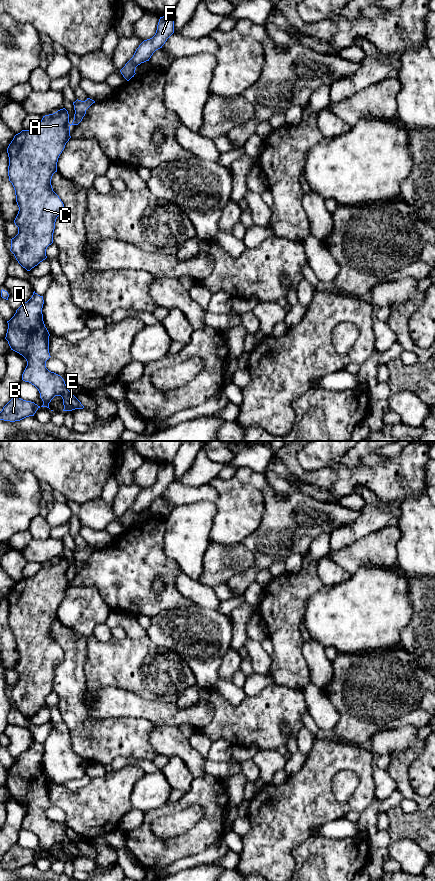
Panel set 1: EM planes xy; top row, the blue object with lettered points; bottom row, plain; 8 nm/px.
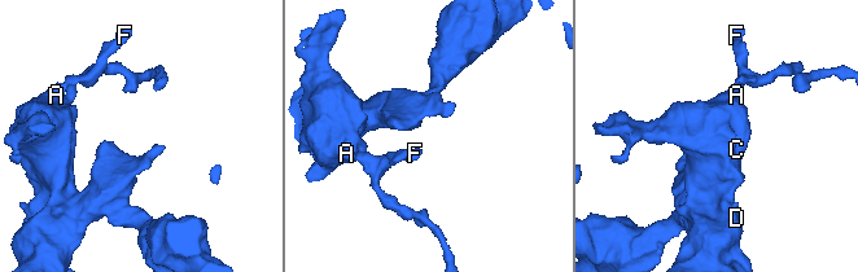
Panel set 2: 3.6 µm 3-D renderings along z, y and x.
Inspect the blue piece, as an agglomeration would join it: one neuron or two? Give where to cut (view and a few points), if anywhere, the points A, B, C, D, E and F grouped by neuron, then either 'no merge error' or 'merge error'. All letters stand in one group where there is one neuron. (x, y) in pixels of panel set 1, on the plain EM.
cut none; groups A B C D E F; no merge error

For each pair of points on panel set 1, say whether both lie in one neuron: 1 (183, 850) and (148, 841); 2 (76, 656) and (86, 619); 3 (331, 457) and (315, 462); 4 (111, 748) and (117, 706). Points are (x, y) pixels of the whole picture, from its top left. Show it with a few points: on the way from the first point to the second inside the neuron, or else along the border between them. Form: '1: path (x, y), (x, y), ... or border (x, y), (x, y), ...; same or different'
1: path (174, 850), (157, 850); same
2: border (61, 623), (74, 632), (87, 637); different
3: path (327, 457), (319, 458); same
4: border (139, 717), (96, 719); different

